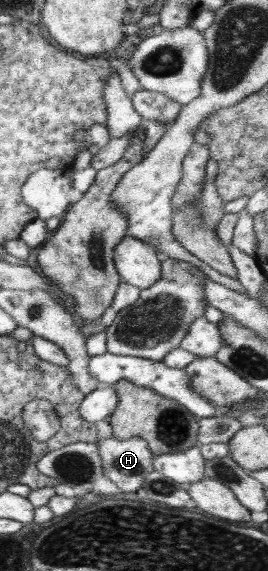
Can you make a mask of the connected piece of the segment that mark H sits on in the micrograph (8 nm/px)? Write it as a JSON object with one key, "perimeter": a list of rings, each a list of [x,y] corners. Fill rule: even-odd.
{"perimeter":[[[112,436],[108,439],[100,437],[96,444],[105,476],[122,492],[140,490],[144,478],[154,469],[154,454],[146,440],[139,436],[118,440]]]}

